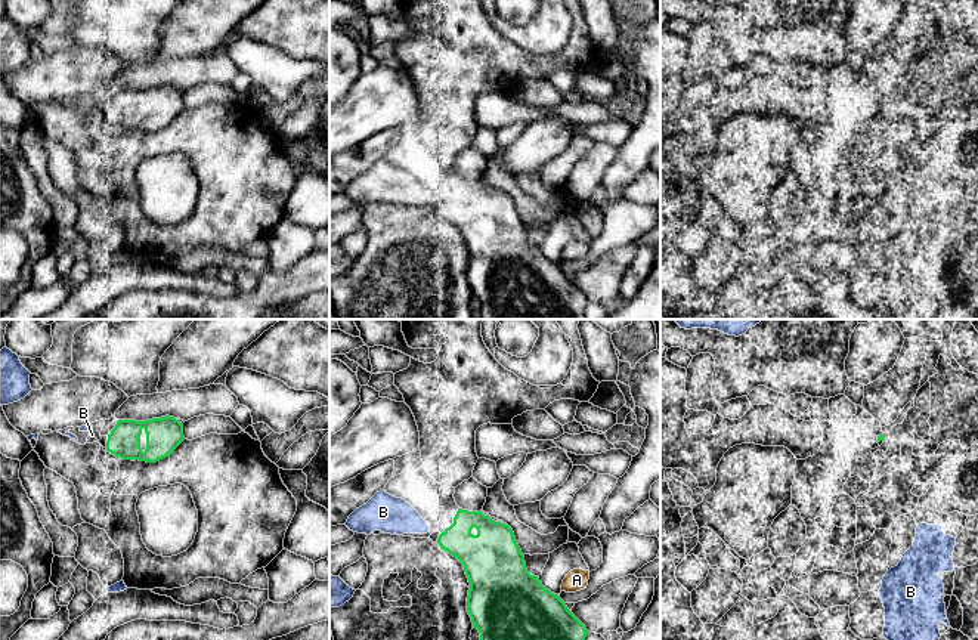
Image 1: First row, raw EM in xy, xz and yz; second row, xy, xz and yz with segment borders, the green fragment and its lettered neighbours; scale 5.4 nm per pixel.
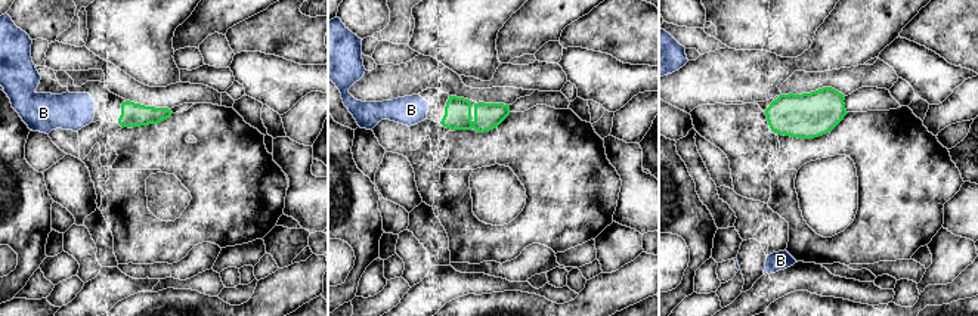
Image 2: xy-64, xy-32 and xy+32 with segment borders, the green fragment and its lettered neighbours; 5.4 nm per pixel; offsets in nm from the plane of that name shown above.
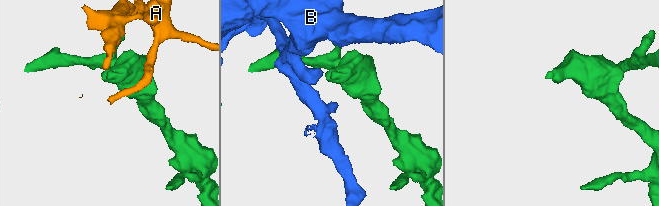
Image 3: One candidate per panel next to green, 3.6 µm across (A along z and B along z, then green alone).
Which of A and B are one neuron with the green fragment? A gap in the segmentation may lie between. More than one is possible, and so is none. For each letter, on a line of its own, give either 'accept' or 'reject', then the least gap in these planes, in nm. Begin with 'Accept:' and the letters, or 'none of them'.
Accept: B
A: reject | 30 nm
B: accept | 60 nm

